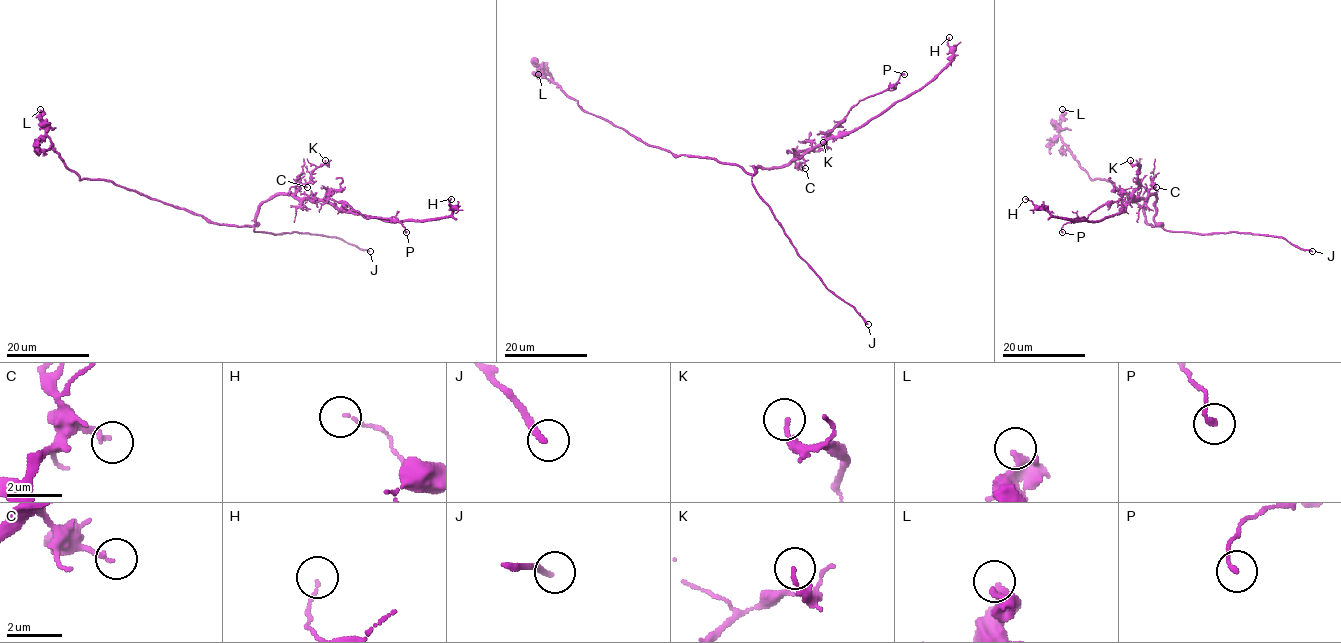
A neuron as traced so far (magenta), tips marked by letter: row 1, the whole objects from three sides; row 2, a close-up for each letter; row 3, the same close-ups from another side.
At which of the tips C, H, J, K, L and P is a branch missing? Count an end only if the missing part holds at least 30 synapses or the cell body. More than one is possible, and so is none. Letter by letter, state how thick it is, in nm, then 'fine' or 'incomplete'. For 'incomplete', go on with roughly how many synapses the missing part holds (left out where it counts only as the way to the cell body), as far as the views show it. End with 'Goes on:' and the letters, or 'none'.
C: 160 nm thick; fine
H: 90 nm thick; fine
J: 240 nm thick; incomplete
K: 110 nm thick; fine
L: 260 nm thick; fine
P: 170 nm thick; fine
Goes on: J

